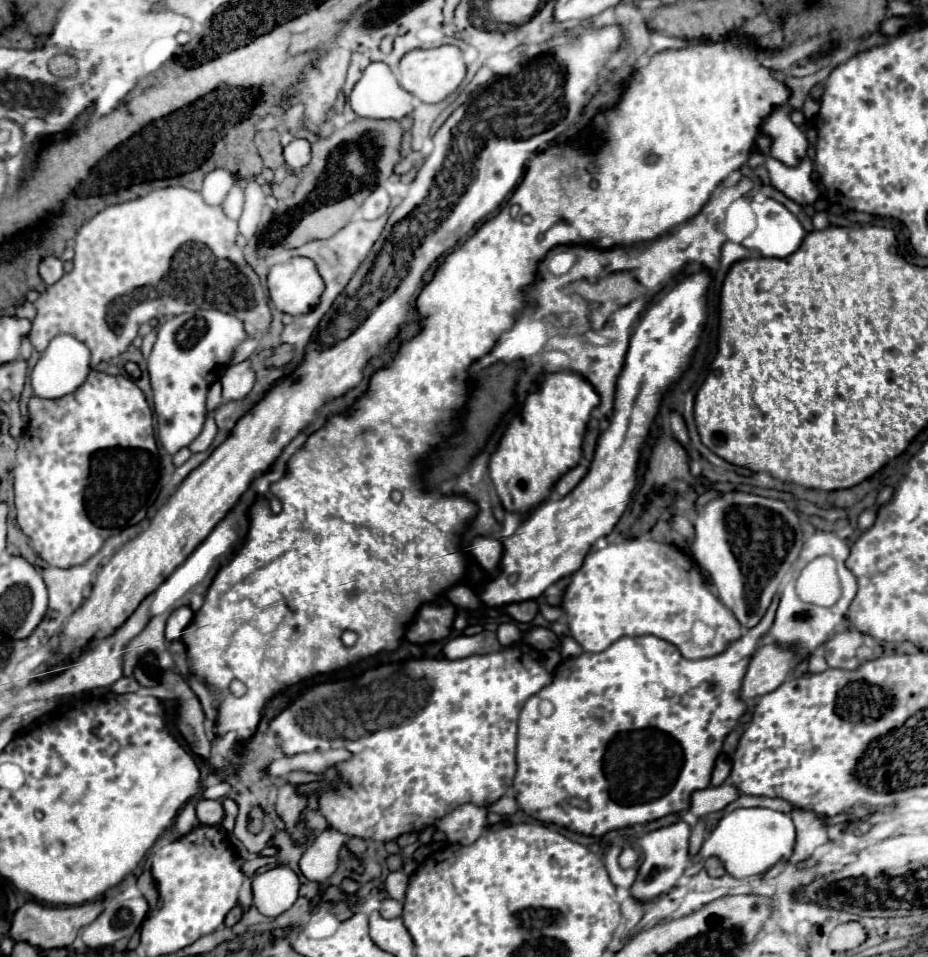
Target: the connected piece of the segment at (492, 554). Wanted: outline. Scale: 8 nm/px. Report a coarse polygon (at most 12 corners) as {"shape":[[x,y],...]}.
{"shape":[[477,537],[471,555],[487,571],[497,571],[503,543],[491,537]]}

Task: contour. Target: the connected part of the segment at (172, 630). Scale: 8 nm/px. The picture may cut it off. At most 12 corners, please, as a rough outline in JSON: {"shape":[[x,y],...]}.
{"shape":[[189,605],[175,609],[165,625],[167,641],[181,639],[194,612]]}

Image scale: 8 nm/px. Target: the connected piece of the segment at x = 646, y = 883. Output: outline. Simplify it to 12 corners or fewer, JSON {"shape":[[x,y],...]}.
{"shape":[[679,821],[639,839],[645,861],[629,889],[643,905],[677,885],[691,827]]}

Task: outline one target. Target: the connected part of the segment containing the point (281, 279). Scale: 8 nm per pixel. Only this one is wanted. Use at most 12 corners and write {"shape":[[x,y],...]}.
{"shape":[[307,257],[273,265],[267,287],[275,309],[309,313],[325,291]]}

